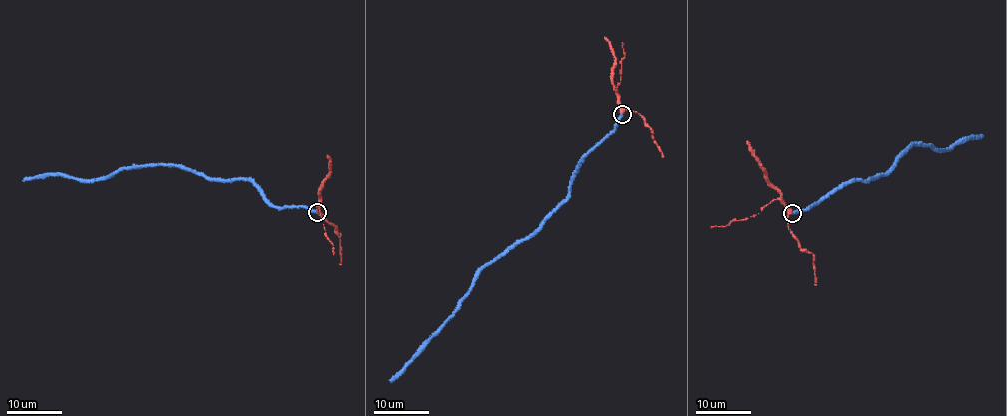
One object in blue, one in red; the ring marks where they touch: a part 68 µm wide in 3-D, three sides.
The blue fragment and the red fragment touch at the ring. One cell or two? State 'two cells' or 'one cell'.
one cell

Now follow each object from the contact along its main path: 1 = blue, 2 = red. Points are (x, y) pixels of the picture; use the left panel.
1: (318, 213), (273, 205), (249, 178), (226, 180), (158, 163), (124, 167), (96, 180), (57, 172), (22, 180)
2: (318, 213), (320, 190), (330, 173), (327, 155)

